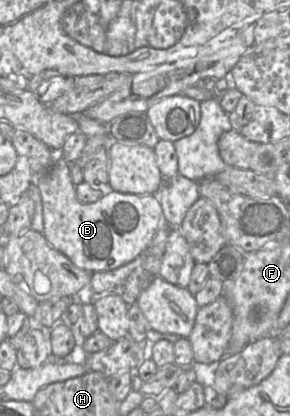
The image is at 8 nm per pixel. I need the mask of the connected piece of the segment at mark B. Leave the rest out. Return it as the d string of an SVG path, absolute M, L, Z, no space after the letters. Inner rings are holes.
M63 157L55 159L54 164L47 171L47 173L37 182L37 186L40 189L42 205L43 205L43 221L44 221L44 232L48 243L56 250L68 257L71 262L80 269L84 269L89 273L108 271L117 269L132 260L134 260L139 254L141 254L151 243L155 233L163 223L163 210L158 201L157 197L153 194L128 194L117 191L105 192L105 195L94 203L81 203L76 196L75 185L72 182L70 175L70 163L68 163Z

